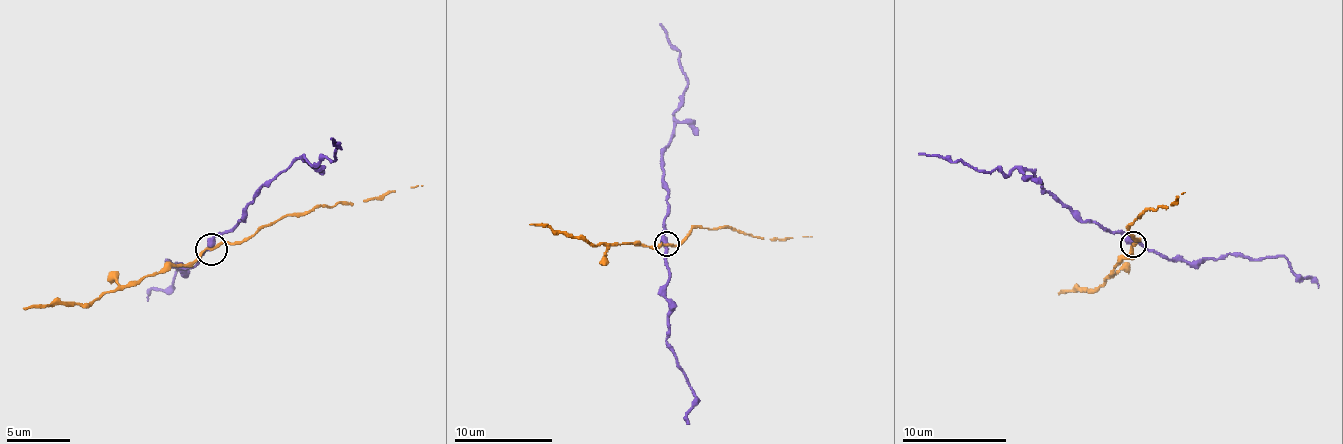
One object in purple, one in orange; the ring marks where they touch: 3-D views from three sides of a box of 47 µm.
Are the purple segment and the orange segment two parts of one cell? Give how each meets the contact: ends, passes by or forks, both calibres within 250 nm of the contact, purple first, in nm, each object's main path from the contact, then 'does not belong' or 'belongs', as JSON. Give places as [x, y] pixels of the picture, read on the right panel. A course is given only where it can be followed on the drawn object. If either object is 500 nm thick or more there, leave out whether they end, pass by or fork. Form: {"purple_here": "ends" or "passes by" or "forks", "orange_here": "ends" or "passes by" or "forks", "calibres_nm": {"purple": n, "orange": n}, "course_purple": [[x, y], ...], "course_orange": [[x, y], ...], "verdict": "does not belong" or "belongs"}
{"purple_here": "passes by", "orange_here": "passes by", "calibres_nm": {"purple": 400, "orange": 190}, "course_purple": [[1133, 245], [1119, 232], [1081, 222], [1046, 193], [1030, 169], [978, 172], [918, 154]], "course_orange": [[1133, 245], [1140, 240], [1135, 240], [1128, 227], [1145, 211], [1167, 206], [1184, 193]], "verdict": "does not belong"}

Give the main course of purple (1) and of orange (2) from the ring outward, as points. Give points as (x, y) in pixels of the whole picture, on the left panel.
1: (212, 250), (298, 158), (337, 161), (341, 148), (331, 139)
2: (212, 250), (229, 243), (241, 243), (264, 227), (314, 208), (422, 186)

